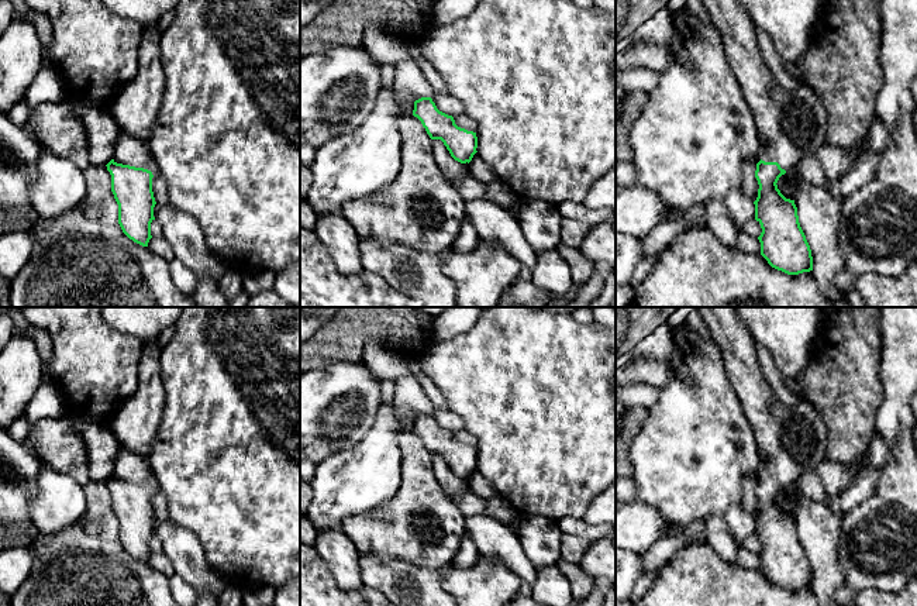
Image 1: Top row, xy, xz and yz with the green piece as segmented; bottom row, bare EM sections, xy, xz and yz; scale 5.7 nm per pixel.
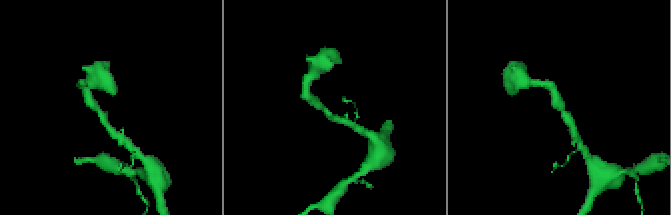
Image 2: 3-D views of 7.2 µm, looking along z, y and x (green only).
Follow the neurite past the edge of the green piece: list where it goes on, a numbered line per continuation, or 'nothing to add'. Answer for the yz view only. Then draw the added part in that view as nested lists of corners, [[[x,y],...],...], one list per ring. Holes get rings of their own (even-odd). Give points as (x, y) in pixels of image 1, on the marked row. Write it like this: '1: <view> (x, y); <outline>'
1: yz (792, 124); [[[701,0],[701,3],[713,24],[720,30],[728,62],[751,107],[758,134],[763,141],[762,161],[778,162],[785,171],[796,168],[807,155],[817,154],[825,142],[828,114],[824,101],[807,85],[801,85],[796,90],[787,90],[778,83],[761,55],[755,25],[738,0]]]

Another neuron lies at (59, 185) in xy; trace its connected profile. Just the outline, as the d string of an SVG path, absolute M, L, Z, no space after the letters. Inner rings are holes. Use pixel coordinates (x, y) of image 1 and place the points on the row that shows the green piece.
M41 145L31 185L31 206L39 218L56 218L80 206L86 192L87 183L80 168Z

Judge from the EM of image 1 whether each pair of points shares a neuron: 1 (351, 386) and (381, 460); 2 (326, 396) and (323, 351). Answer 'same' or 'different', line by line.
1: different
2: different

